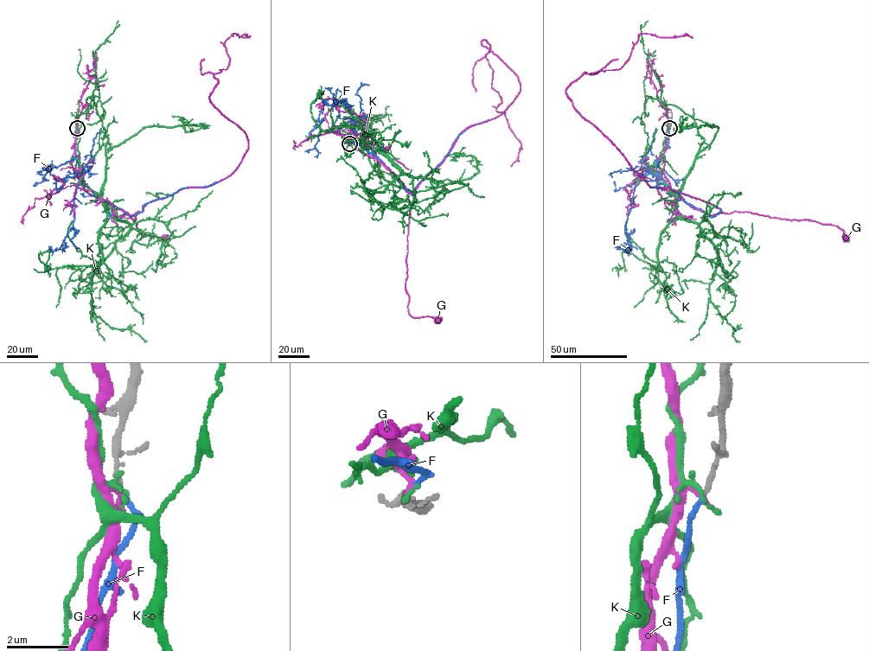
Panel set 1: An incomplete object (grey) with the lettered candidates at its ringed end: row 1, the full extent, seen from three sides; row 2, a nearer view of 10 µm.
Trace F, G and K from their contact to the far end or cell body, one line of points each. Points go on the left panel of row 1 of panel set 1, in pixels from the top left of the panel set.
F: (77, 128), (73, 149), (82, 181), (99, 197), (130, 217), (142, 211), (144, 204), (180, 189), (217, 181)
G: (77, 128), (72, 166), (84, 189), (130, 214), (137, 211), (133, 220), (144, 233), (166, 237)
K: (77, 127), (79, 175), (130, 226), (92, 277), (92, 305), (111, 327), (145, 341)

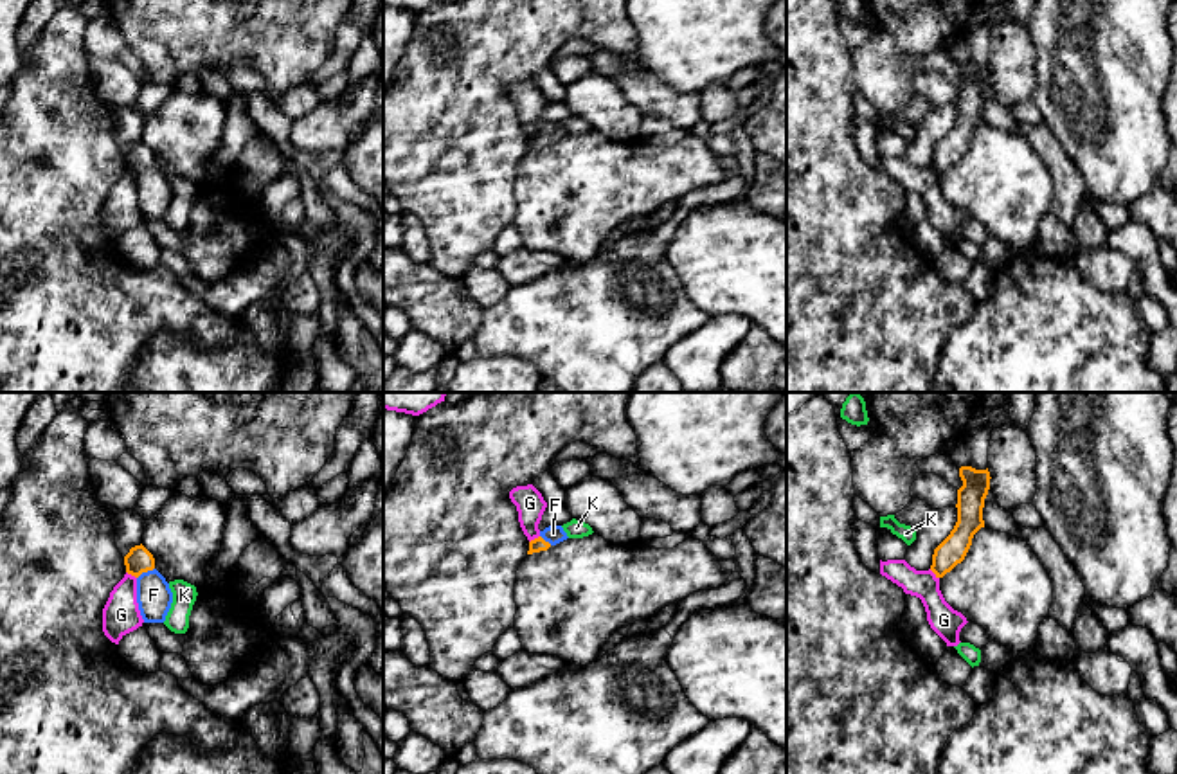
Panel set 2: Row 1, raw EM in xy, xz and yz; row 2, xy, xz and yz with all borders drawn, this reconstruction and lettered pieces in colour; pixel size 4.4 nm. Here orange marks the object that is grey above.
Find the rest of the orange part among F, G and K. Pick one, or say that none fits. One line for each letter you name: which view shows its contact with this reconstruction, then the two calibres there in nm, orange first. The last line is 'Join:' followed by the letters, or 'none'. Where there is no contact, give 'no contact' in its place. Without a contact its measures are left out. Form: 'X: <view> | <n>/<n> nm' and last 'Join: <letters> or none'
F: xy | 120/160 nm
Join: F

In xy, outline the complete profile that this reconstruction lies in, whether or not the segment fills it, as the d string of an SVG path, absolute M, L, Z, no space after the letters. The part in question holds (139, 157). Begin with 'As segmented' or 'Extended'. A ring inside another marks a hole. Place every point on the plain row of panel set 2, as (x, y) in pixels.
Extended. M140 140L124 153L126 169L137 175L137 200L144 220L164 220L173 200L166 175L155 166L153 151Z

